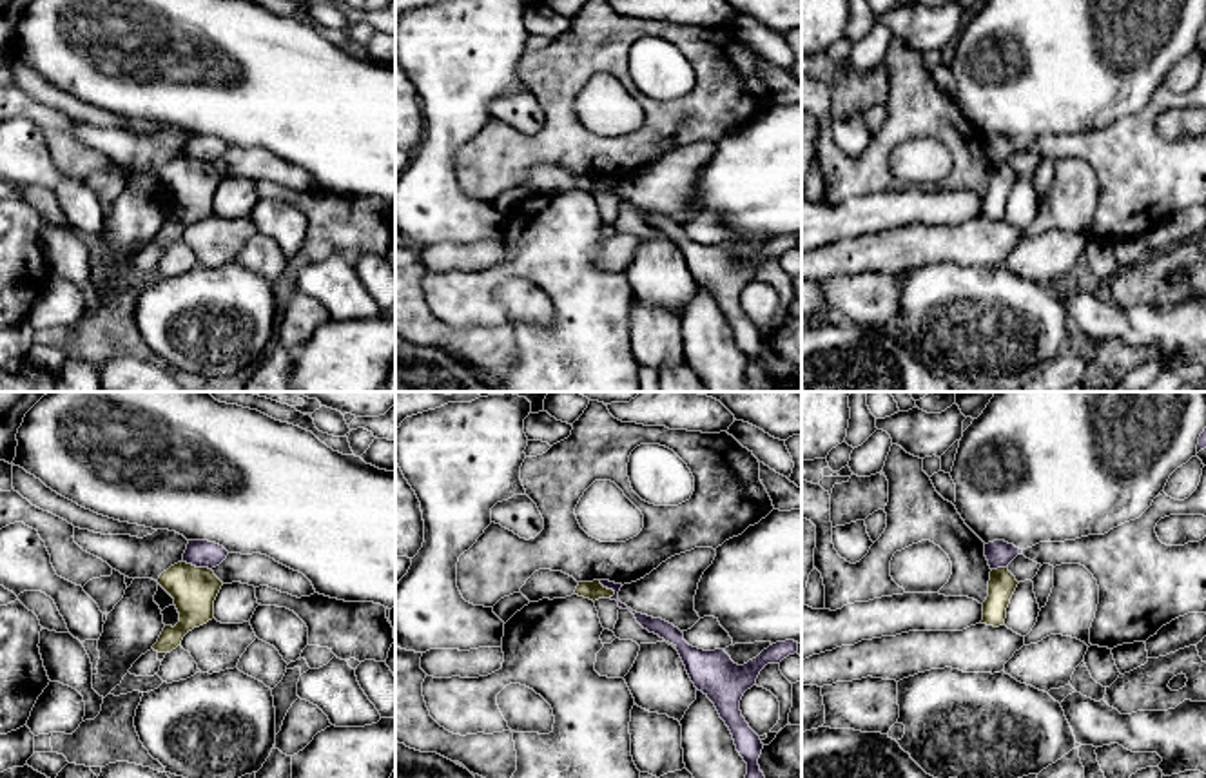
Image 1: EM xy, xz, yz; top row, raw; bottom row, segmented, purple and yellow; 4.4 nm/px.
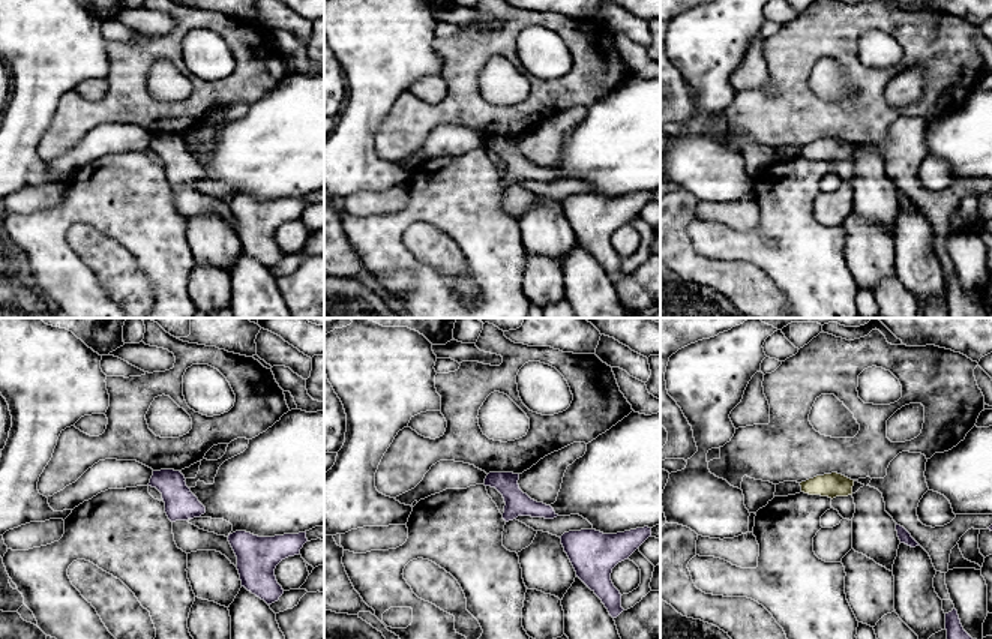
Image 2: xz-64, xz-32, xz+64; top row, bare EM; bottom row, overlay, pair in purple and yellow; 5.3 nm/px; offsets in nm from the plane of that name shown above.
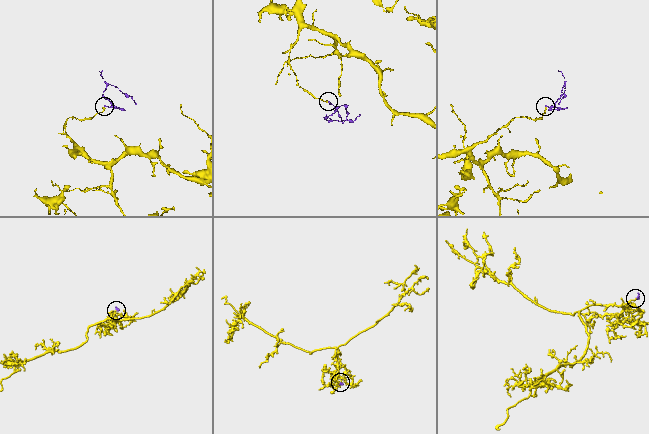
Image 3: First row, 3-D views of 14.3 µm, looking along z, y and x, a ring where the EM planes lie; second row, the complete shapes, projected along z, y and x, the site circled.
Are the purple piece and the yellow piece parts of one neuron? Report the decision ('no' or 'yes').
no

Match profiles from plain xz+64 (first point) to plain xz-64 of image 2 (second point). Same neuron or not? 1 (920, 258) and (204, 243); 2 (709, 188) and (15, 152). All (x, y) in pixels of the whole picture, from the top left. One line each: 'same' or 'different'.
1: different
2: same

